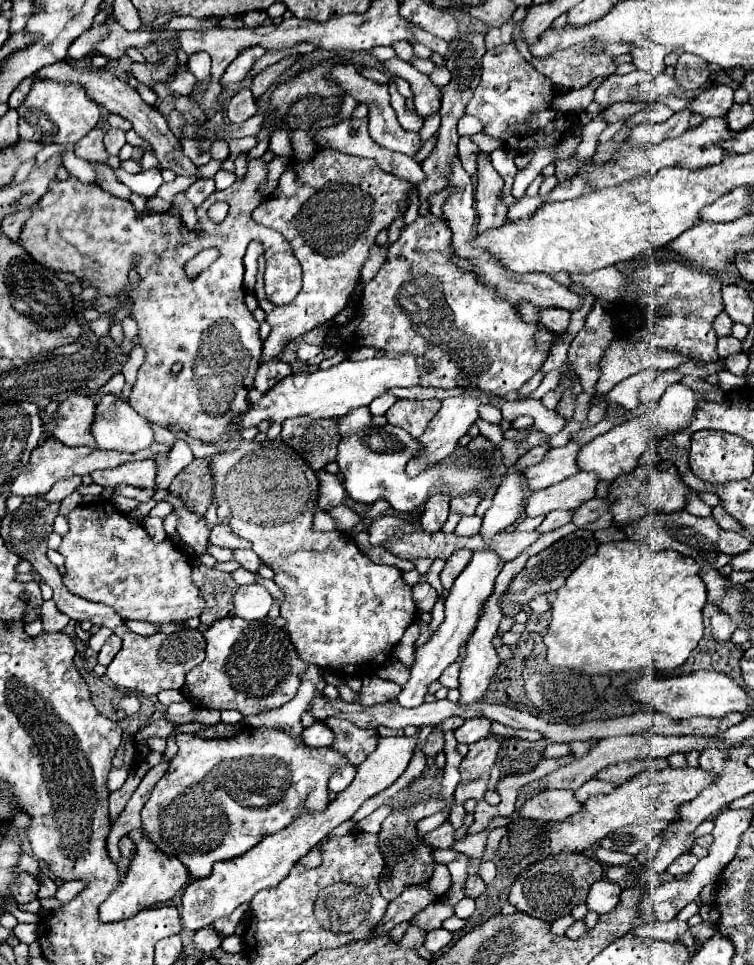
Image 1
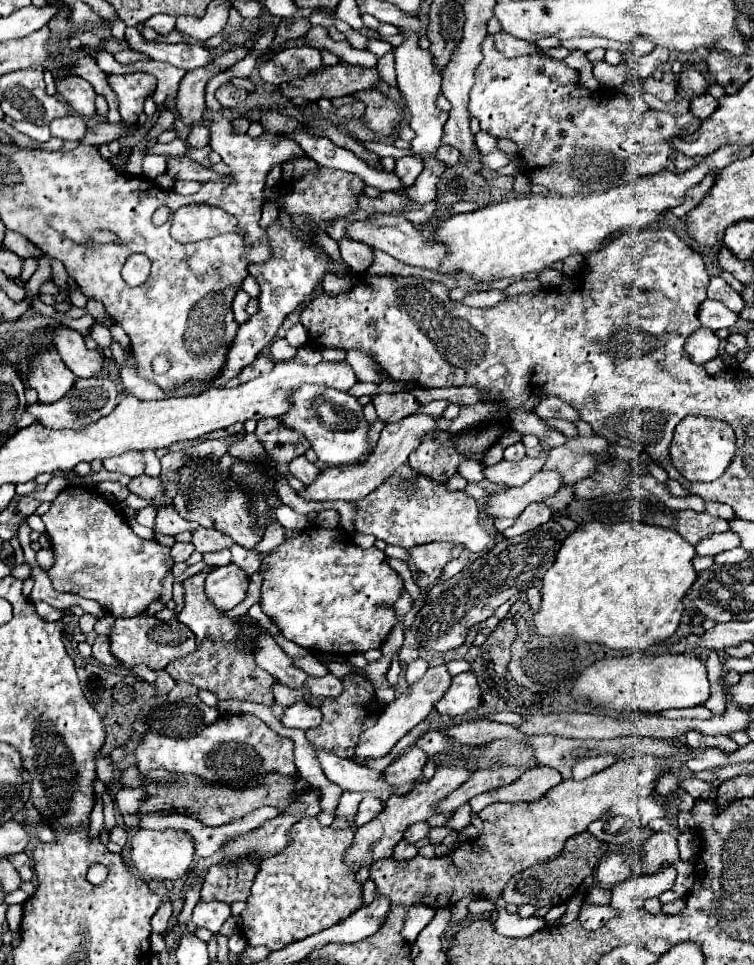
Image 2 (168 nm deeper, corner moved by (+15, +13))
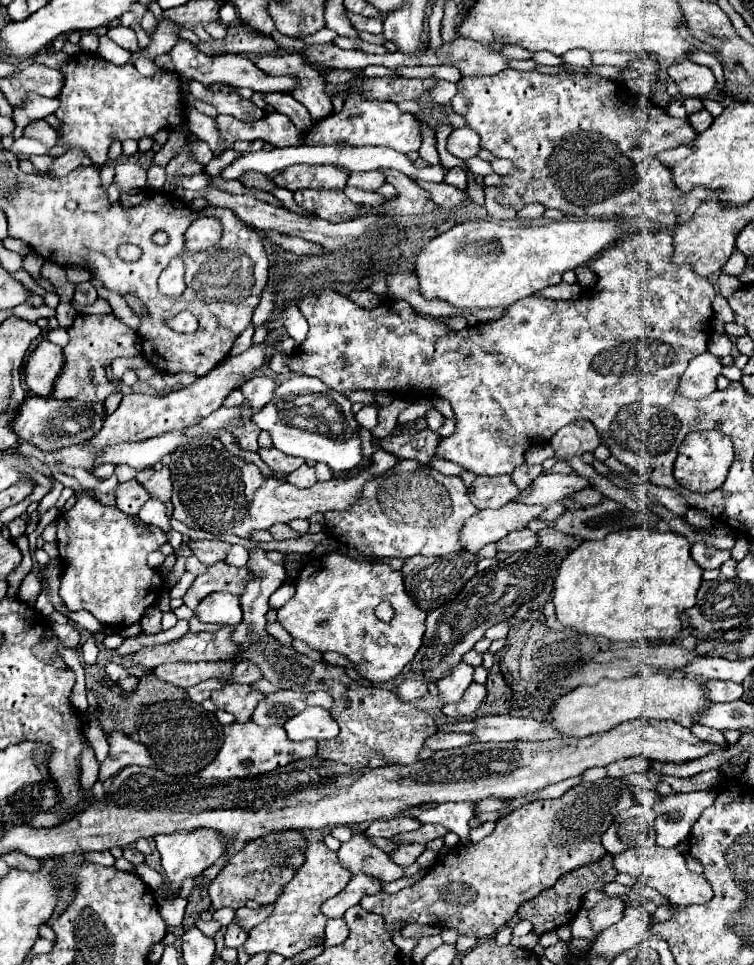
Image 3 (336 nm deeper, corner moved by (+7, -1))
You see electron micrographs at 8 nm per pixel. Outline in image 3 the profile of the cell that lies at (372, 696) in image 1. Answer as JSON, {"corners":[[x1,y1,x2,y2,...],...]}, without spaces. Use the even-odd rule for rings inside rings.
{"corners":[[277,690,267,694,255,708,251,720,257,726,273,726,273,724,285,724,289,718,297,716,305,710,305,706,321,706,329,710,333,704,333,698,327,692,311,692,301,694,293,690]]}

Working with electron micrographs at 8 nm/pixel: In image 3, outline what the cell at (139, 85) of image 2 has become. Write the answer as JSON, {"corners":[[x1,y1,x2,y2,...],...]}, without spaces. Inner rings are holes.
{"corners":[[87,52,67,56,61,72,65,82,57,94,61,106,55,116,69,124,61,124,61,140,65,148,85,150,95,166,103,166,107,162,107,150,113,140,151,138,159,130,175,130,187,120,183,114,185,102,179,74,173,70,157,68,153,76,141,76,133,62,115,66,99,54]]}

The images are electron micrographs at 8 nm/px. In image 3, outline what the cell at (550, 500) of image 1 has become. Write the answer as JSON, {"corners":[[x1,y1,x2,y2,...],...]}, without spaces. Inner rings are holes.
{"corners":[[509,502,497,510,481,510,465,522,459,542,467,552,477,554,485,544,505,538,513,530,521,530,529,520,537,518,541,506]]}

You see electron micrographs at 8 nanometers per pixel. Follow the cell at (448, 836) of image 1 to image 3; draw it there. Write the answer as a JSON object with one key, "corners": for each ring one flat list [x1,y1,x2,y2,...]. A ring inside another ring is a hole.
{"corners":[[403,844,403,846,397,846,391,854,389,854,389,858,397,864,397,866,401,866,401,868,407,868,407,866,411,866,415,860,417,860,417,856,421,854,425,850,425,846,417,846,417,844]]}

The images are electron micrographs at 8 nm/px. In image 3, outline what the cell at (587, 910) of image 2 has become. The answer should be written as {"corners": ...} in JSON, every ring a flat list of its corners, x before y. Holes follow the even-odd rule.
{"corners":[[579,910,579,914,575,916,575,920,571,922,571,930,573,930,573,936,575,938,589,938,589,940,595,940,597,934,591,932,589,928,589,920,587,920,587,910]]}

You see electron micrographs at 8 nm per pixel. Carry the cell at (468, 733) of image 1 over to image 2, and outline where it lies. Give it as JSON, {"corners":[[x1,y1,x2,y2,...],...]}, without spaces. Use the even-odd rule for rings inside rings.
{"corners":[[465,672,465,674,457,674,451,680,451,686,445,692,445,698,441,698,435,704,435,708,439,714,455,718,455,716,465,716,473,712,479,704,481,704,481,690,475,680,475,674]]}

